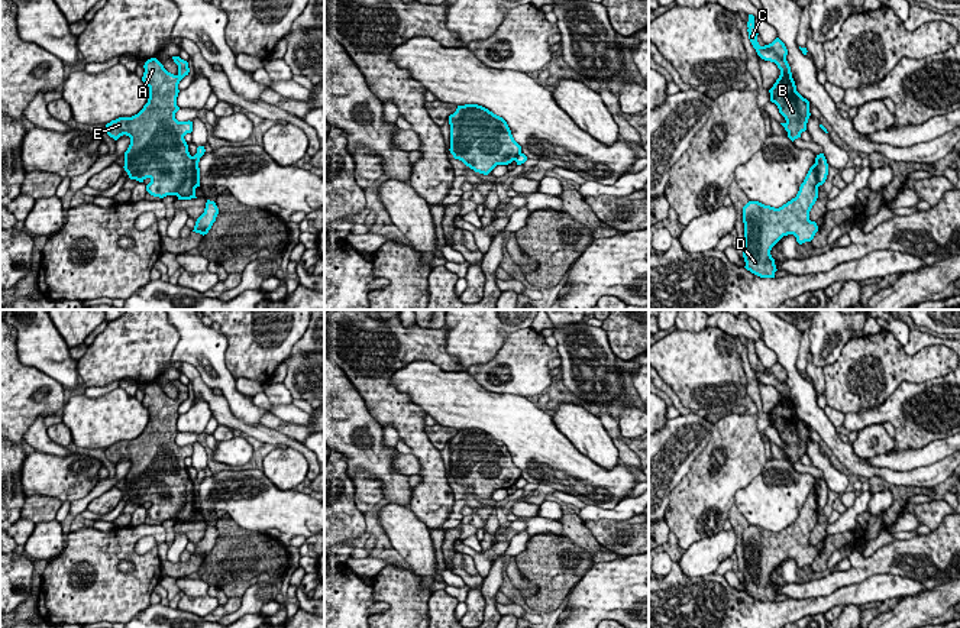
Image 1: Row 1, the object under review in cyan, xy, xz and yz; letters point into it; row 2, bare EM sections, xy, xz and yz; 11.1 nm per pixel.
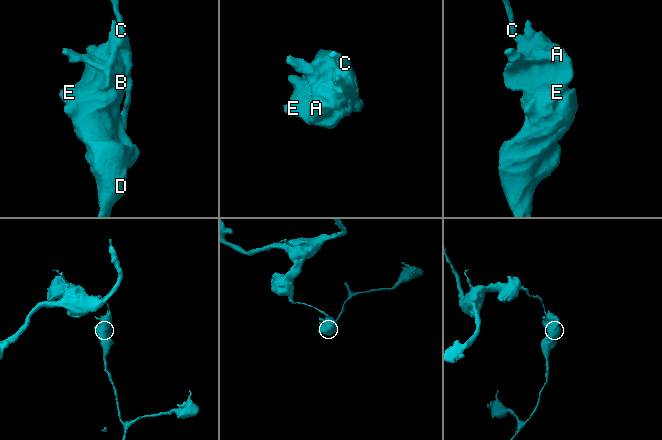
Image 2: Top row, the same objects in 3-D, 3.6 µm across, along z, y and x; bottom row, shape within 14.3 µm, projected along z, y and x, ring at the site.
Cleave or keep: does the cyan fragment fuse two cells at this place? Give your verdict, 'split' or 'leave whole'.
split

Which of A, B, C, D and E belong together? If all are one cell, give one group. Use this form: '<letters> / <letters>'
A B D E / C

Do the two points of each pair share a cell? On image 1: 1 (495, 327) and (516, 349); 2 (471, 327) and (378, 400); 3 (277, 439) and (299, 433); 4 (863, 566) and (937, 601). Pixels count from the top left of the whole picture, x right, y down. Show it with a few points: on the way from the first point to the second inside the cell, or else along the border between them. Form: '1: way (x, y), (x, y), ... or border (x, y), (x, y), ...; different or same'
1: border (530, 326), (513, 332), (501, 349), (484, 363); different
2: border (445, 324), (446, 350), (458, 359), (462, 369); different
3: border (259, 424), (301, 443); different
4: border (944, 582), (925, 589); different

